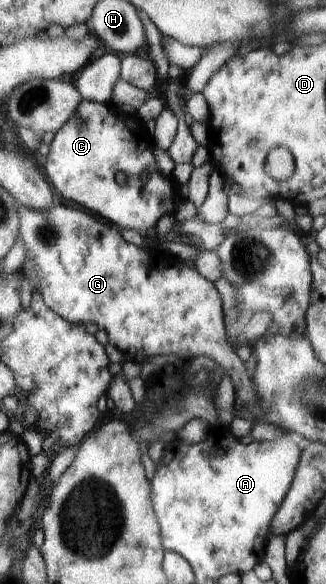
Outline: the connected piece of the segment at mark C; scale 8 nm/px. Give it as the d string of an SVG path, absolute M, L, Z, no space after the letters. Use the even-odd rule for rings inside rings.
M85 101L77 107L89 121L67 121L57 133L45 156L43 175L54 192L67 201L93 211L121 231L133 229L146 235L164 215L175 213L185 197L172 176L159 171L152 152L147 125L120 107ZM148 173L148 179L142 176Z

